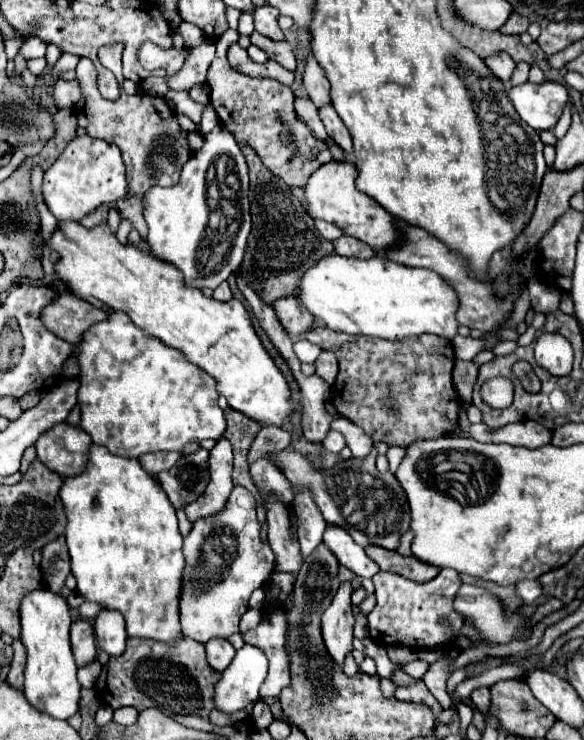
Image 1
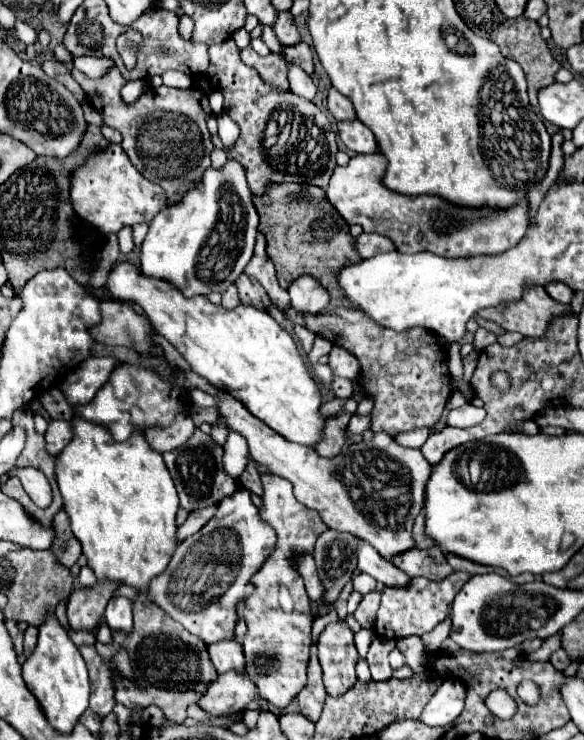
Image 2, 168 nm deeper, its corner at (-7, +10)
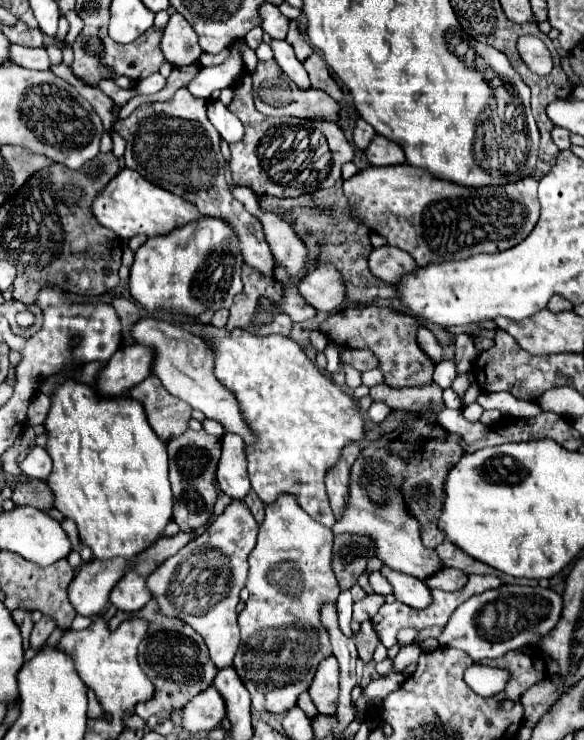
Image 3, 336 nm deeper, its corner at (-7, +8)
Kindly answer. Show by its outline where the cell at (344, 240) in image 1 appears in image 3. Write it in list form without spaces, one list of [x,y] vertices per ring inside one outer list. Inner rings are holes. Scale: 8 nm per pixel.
[[[396,246],[374,248],[368,264],[374,276],[388,284],[398,282],[398,278],[402,278],[402,274],[410,274],[410,270],[418,270],[414,258]]]

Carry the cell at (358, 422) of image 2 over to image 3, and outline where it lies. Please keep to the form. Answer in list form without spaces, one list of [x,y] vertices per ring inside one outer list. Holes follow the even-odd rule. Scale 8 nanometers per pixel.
[[[374,402],[372,406],[370,406],[370,410],[368,410],[368,416],[370,416],[370,420],[372,422],[376,422],[376,424],[380,424],[380,422],[384,422],[388,416],[390,416],[390,406],[386,406],[384,402]]]

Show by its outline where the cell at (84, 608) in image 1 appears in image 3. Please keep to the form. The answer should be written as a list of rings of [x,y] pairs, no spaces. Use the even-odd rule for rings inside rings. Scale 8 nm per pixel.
[[[232,502],[200,538],[190,540],[182,550],[178,550],[178,554],[170,556],[148,576],[148,588],[158,600],[160,610],[166,616],[188,622],[202,634],[218,670],[222,666],[232,666],[240,644],[236,604],[240,602],[240,590],[246,584],[248,554],[256,544],[256,534],[258,524],[246,504]]]

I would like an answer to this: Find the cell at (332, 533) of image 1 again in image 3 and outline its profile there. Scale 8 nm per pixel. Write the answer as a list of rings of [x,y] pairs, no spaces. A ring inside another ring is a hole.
[[[388,566],[382,568],[382,574],[394,586],[394,596],[398,602],[404,602],[416,610],[424,610],[426,606],[430,606],[430,588],[420,578],[390,570]]]

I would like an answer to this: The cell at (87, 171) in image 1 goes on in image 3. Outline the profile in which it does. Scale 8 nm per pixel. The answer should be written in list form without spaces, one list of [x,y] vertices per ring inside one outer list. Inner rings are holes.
[[[130,168],[120,170],[120,174],[94,200],[92,210],[96,220],[102,226],[116,232],[120,238],[132,238],[136,234],[154,238],[154,236],[170,234],[170,230],[176,230],[178,226],[186,226],[190,222],[198,222],[204,218],[192,202],[186,202],[184,198],[178,198],[176,194],[170,194],[168,190],[150,184],[136,170]]]

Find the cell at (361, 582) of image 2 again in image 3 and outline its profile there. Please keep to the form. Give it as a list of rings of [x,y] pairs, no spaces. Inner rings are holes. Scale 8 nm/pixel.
[[[380,570],[370,574],[370,586],[372,586],[372,590],[378,592],[378,594],[384,594],[384,596],[386,596],[386,594],[392,594],[392,586],[386,582],[386,578],[382,576]]]

